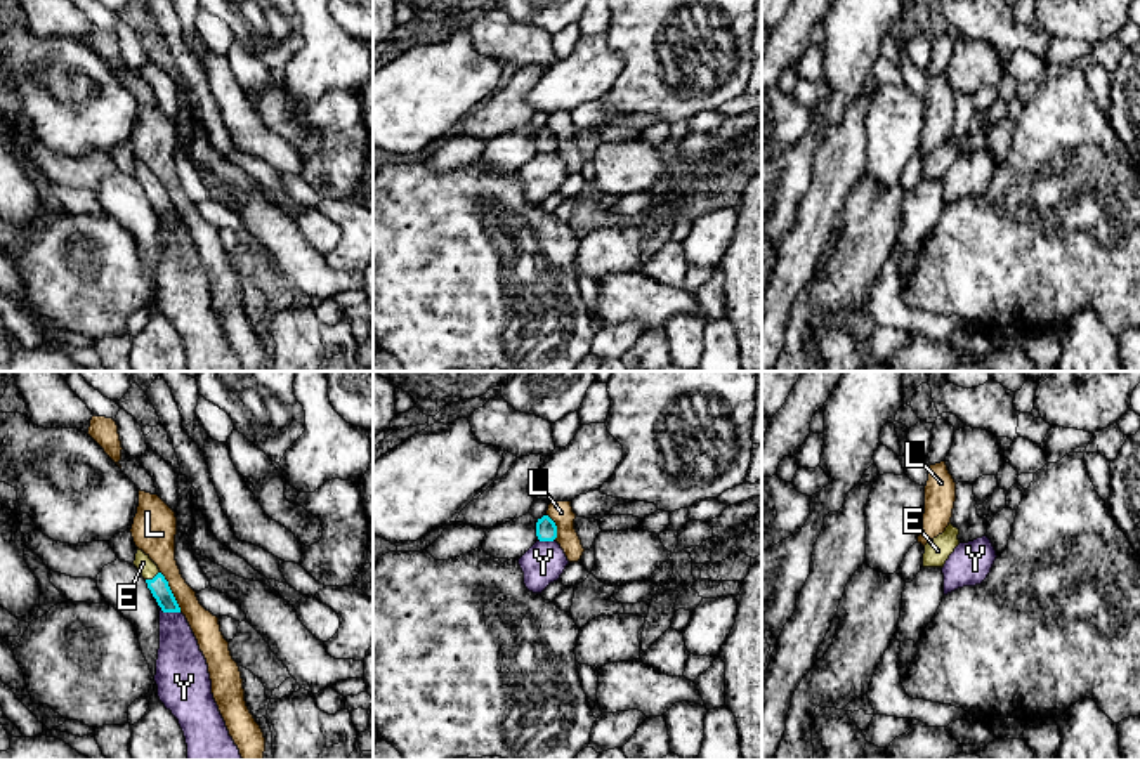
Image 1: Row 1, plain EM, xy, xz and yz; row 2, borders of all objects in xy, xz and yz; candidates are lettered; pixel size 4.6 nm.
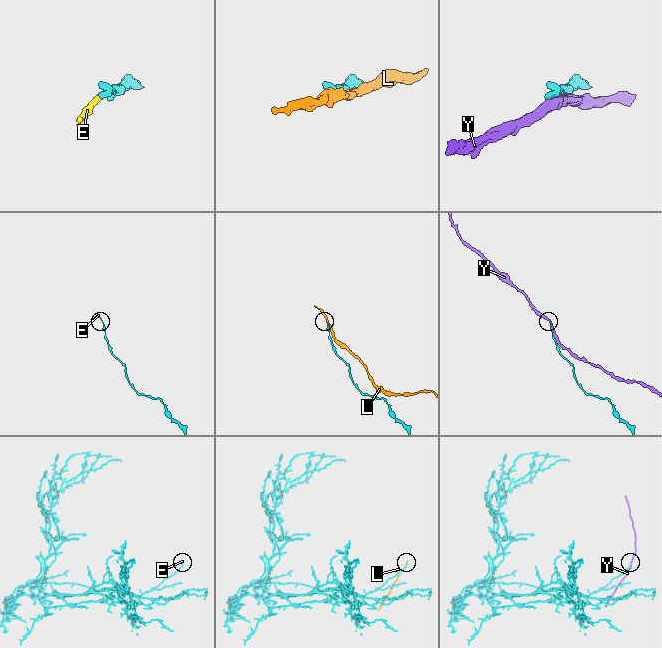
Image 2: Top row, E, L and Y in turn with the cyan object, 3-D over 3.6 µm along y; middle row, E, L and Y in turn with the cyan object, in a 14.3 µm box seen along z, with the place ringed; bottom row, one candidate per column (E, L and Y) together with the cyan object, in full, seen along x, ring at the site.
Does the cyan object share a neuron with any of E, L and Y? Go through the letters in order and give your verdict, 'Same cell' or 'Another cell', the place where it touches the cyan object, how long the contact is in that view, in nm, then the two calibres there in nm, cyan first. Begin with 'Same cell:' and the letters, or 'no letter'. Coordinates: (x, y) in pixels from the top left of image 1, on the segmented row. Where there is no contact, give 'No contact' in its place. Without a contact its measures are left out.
Same cell: E
E: Same cell. Touches cyan at xy (153, 578). Shared border 80 nm. Thickness 90 nm (cyan) against 80 nm
L: Another cell. Touches cyan at xy (170, 592). Shared border 220 nm. Thickness 90 nm (cyan) against 160 nm
Y: Another cell. Touches cyan at xy (169, 611). Shared border 110 nm. Thickness 90 nm (cyan) against 220 nm

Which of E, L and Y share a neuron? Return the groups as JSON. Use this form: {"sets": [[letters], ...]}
{"sets": [["E"], ["L"], ["Y"]]}

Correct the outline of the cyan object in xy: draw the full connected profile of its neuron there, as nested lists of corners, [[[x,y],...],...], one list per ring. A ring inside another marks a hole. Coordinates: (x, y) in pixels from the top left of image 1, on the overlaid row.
[[[137,548],[134,566],[139,569],[139,573],[146,580],[147,588],[151,590],[161,611],[180,613],[180,607],[168,586],[168,581],[160,573],[158,566],[149,559],[149,555],[146,555],[142,550]]]

